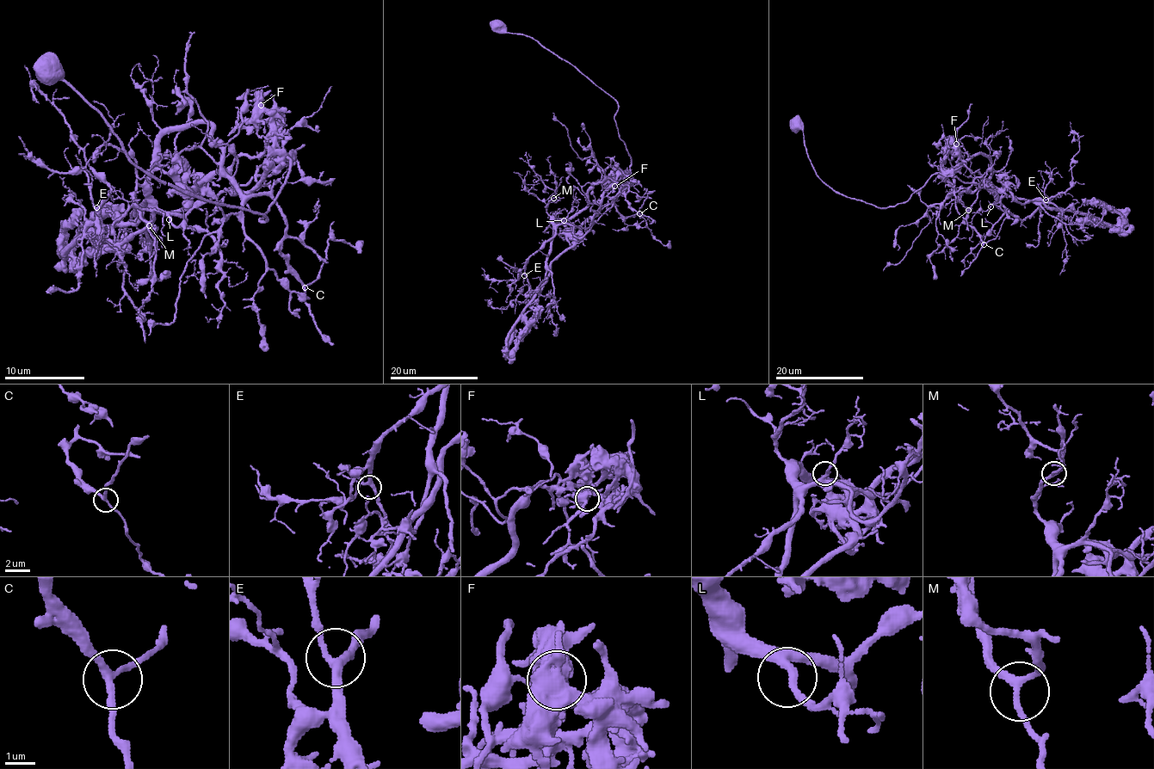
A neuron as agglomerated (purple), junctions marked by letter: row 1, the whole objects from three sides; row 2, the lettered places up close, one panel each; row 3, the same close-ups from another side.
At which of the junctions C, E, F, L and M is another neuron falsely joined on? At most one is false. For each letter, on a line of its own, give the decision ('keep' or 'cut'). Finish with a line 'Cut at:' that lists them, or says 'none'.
C: keep
E: keep
F: cut
L: keep
M: keep
Cut at: F

